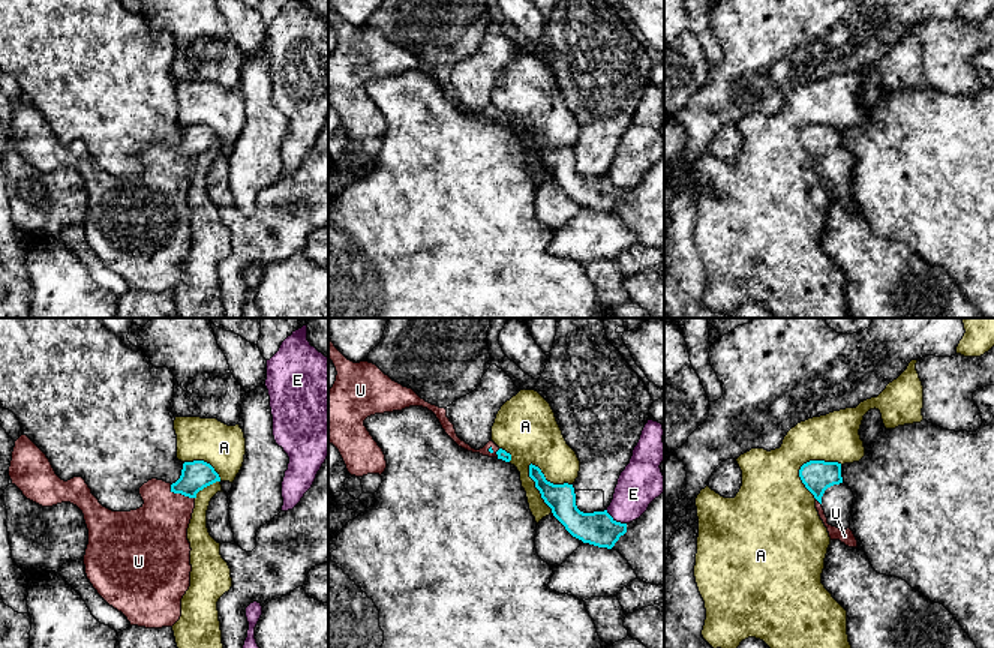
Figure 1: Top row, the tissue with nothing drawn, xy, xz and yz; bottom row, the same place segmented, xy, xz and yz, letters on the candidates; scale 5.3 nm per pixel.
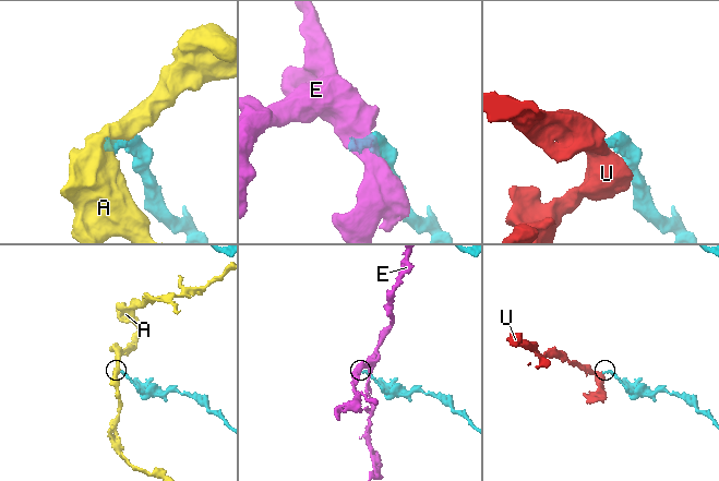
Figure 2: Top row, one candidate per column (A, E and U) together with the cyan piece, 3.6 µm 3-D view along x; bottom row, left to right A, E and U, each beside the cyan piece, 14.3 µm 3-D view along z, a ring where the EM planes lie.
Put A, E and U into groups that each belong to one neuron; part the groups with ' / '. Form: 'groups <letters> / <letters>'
groups A / E / U

